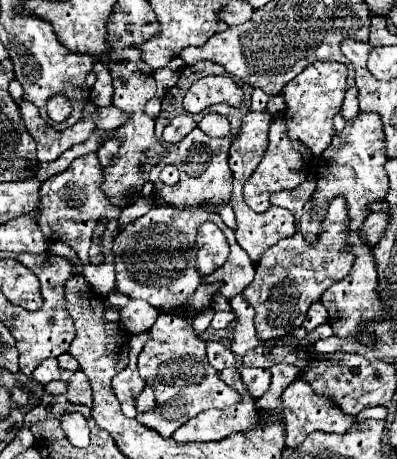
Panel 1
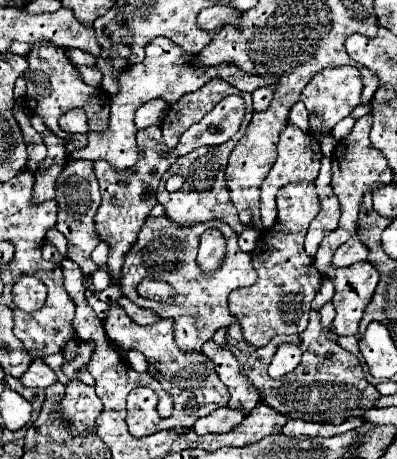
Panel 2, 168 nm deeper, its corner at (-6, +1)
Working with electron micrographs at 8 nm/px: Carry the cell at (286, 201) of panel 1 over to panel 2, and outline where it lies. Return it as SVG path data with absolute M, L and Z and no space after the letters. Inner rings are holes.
M314 181L295 182L279 188L277 192L277 222L265 232L253 250L253 264L259 274L257 282L249 288L239 288L229 296L229 308L239 316L245 340L261 348L273 336L303 332L309 322L311 300L323 284L321 272L315 268L313 258L305 254L303 240L313 216L319 213L319 199Z

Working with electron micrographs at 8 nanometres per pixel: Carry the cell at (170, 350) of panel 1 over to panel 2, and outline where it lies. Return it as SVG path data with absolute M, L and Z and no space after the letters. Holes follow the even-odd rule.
M111 302L109 304L109 316L103 322L107 336L123 346L123 348L137 348L145 354L149 366L149 374L161 382L163 390L173 398L175 408L173 414L169 418L165 418L163 422L155 422L153 426L149 422L139 422L137 424L137 432L139 436L147 436L147 434L155 434L159 430L171 430L171 428L191 428L195 424L197 418L211 414L213 410L227 406L229 402L229 388L219 380L213 362L203 354L203 352L183 352L181 348L177 348L175 344L175 322L171 318L161 320L159 324L151 324L151 326L139 326L135 324L125 310L117 304Z

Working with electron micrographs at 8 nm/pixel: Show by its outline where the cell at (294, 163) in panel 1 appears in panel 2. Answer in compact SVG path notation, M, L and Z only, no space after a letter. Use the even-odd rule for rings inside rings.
M287 124L285 130L281 132L281 140L277 146L277 160L273 164L273 168L269 170L267 178L261 184L261 220L267 228L271 228L275 224L277 218L277 208L275 208L275 194L281 186L291 184L291 182L301 182L301 180L315 180L315 176L319 174L319 166L321 166L321 146L319 142L311 136L311 134L303 134L301 128L297 128L295 124Z

